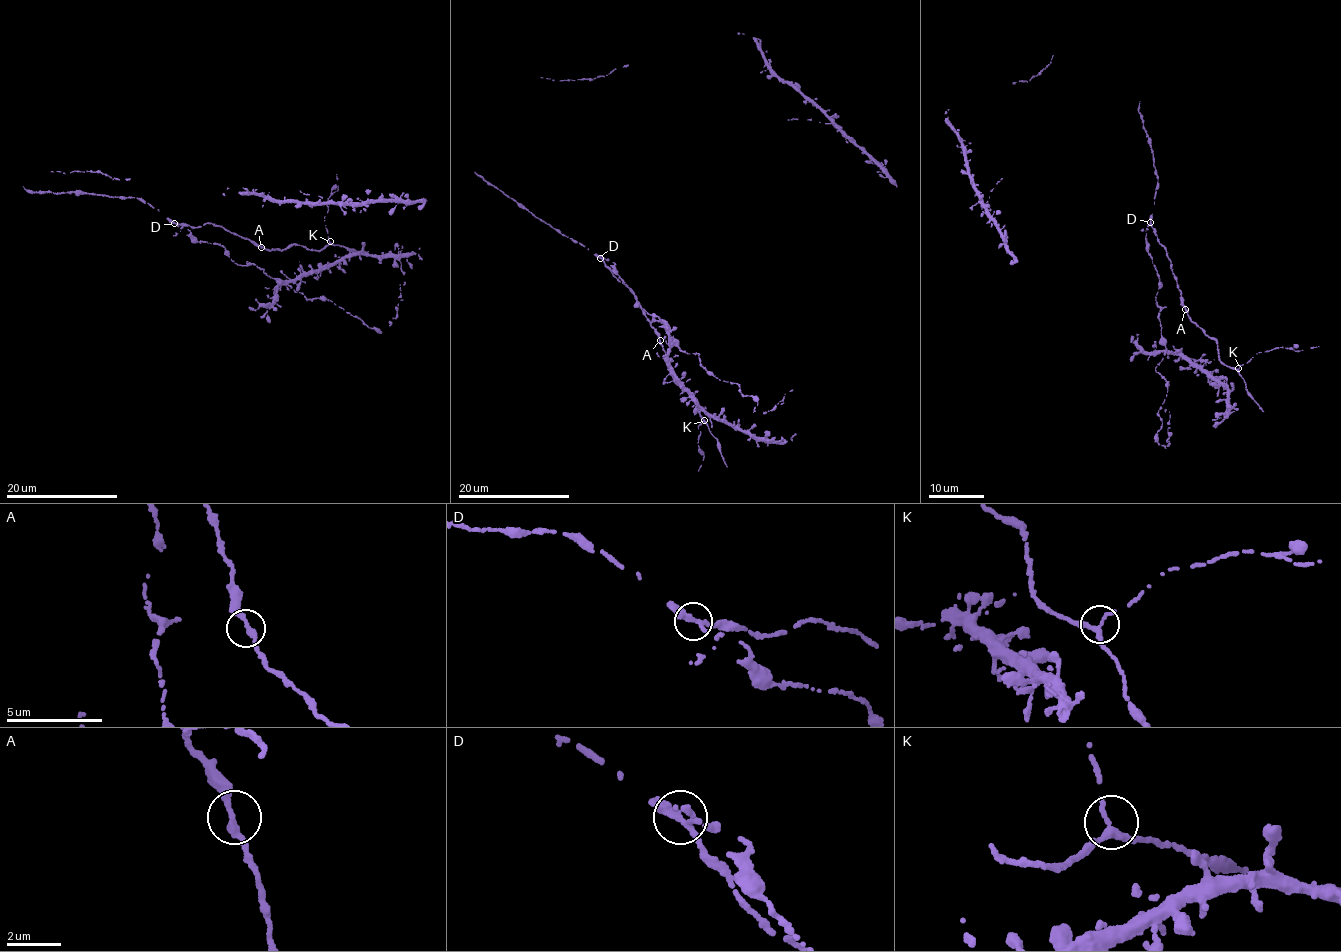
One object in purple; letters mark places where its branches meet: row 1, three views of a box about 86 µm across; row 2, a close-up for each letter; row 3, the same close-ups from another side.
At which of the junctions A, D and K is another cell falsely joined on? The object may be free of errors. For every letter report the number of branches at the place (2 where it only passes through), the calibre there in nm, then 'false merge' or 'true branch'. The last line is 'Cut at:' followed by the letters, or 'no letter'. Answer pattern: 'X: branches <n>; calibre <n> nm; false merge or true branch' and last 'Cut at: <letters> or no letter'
A: branches 2; calibre 280 nm; true branch
D: branches 2; calibre 300 nm; false merge
K: branches 2; calibre 280 nm; true branch
Cut at: D

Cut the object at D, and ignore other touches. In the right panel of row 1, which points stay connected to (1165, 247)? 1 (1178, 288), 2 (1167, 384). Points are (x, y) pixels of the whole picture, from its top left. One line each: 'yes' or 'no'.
1: yes
2: no

